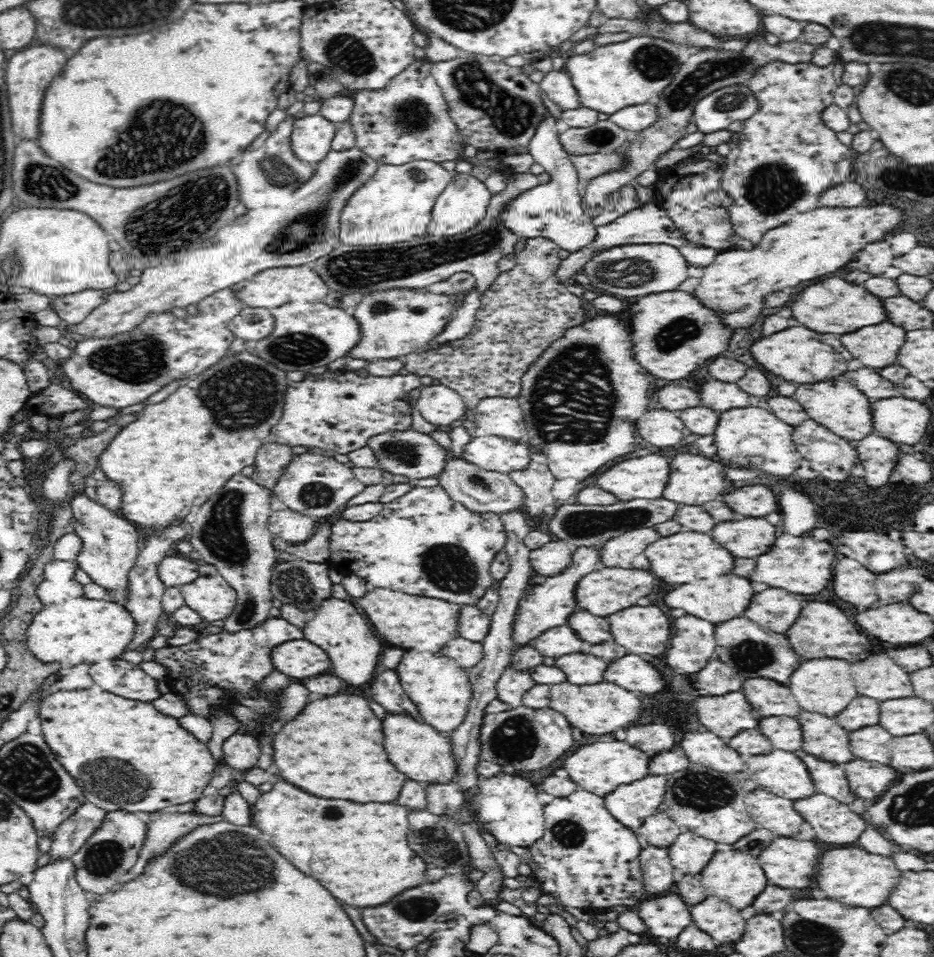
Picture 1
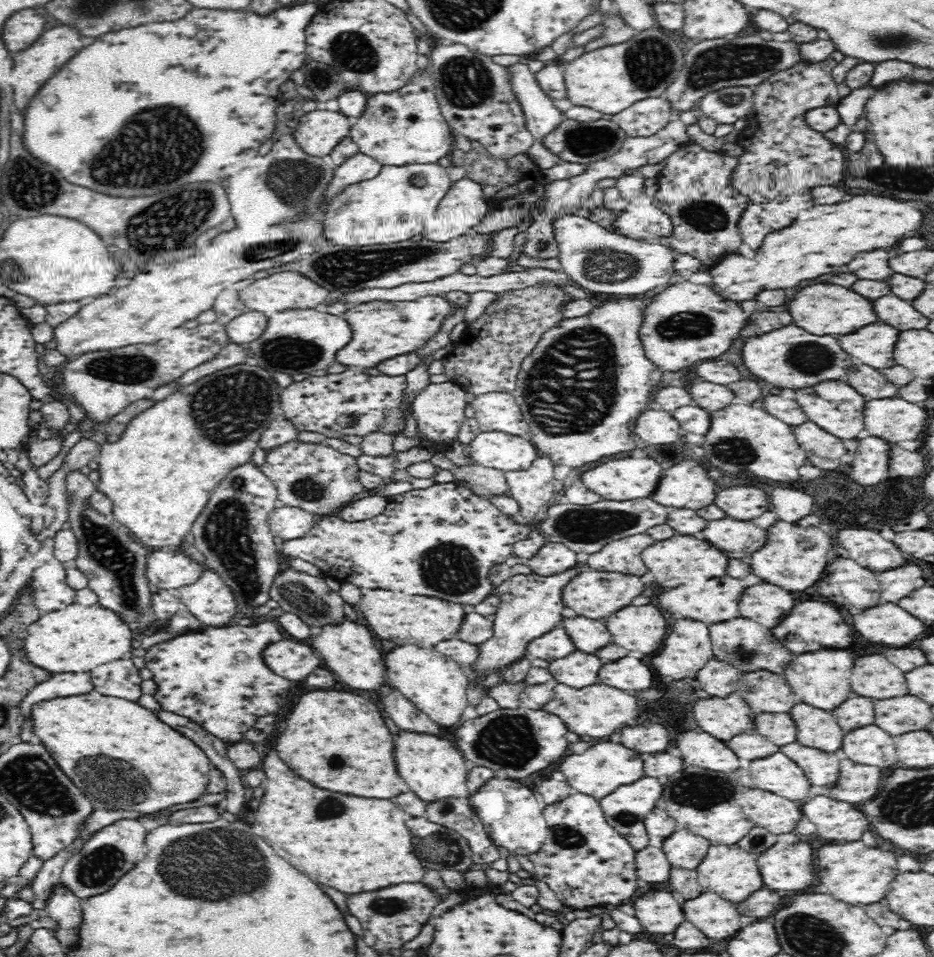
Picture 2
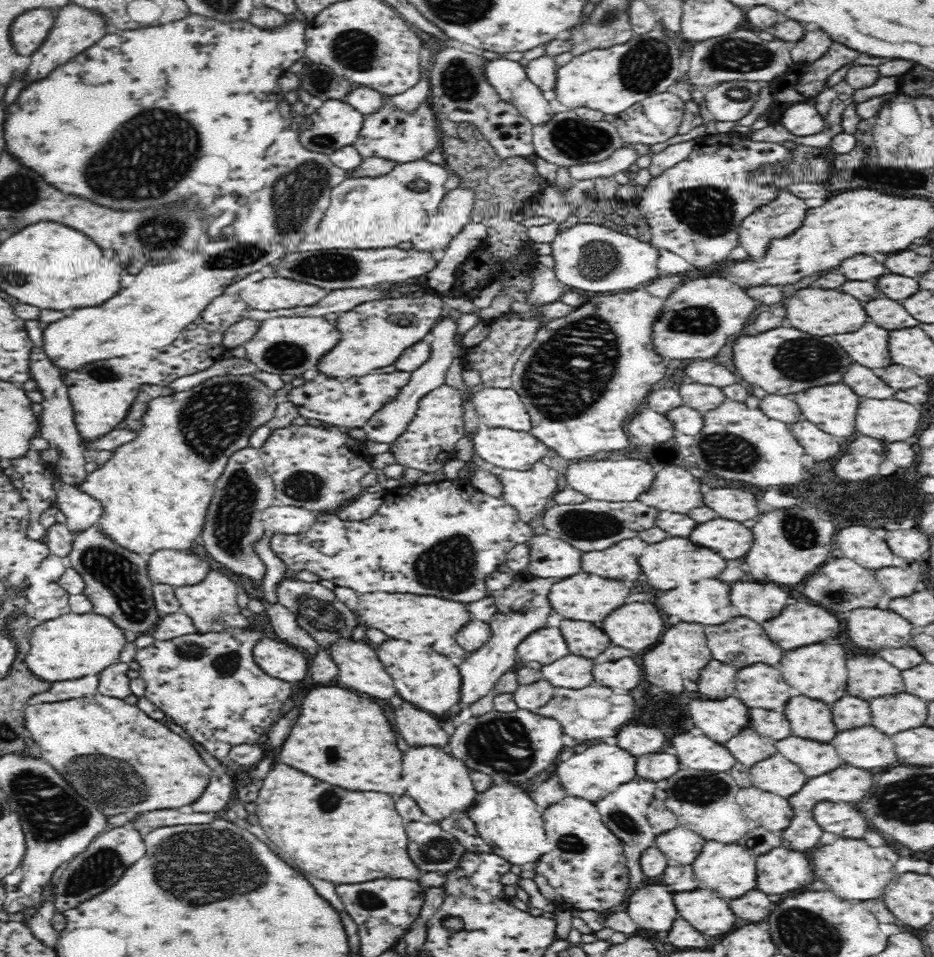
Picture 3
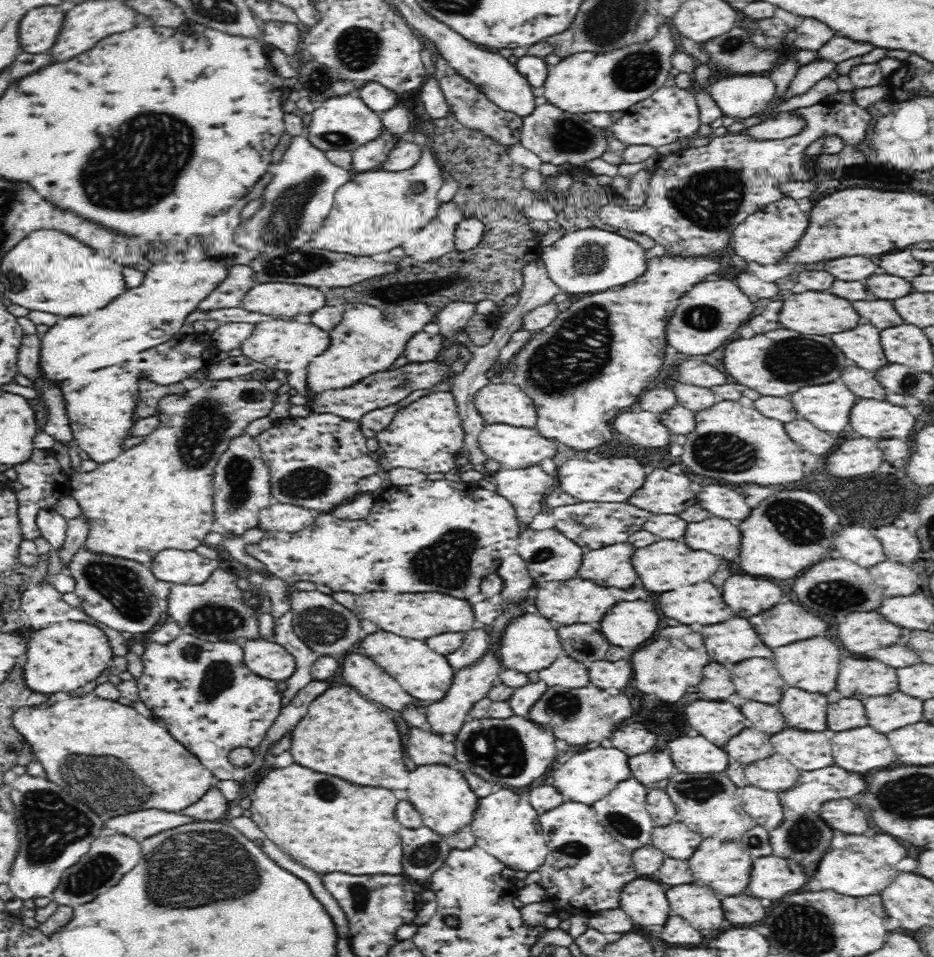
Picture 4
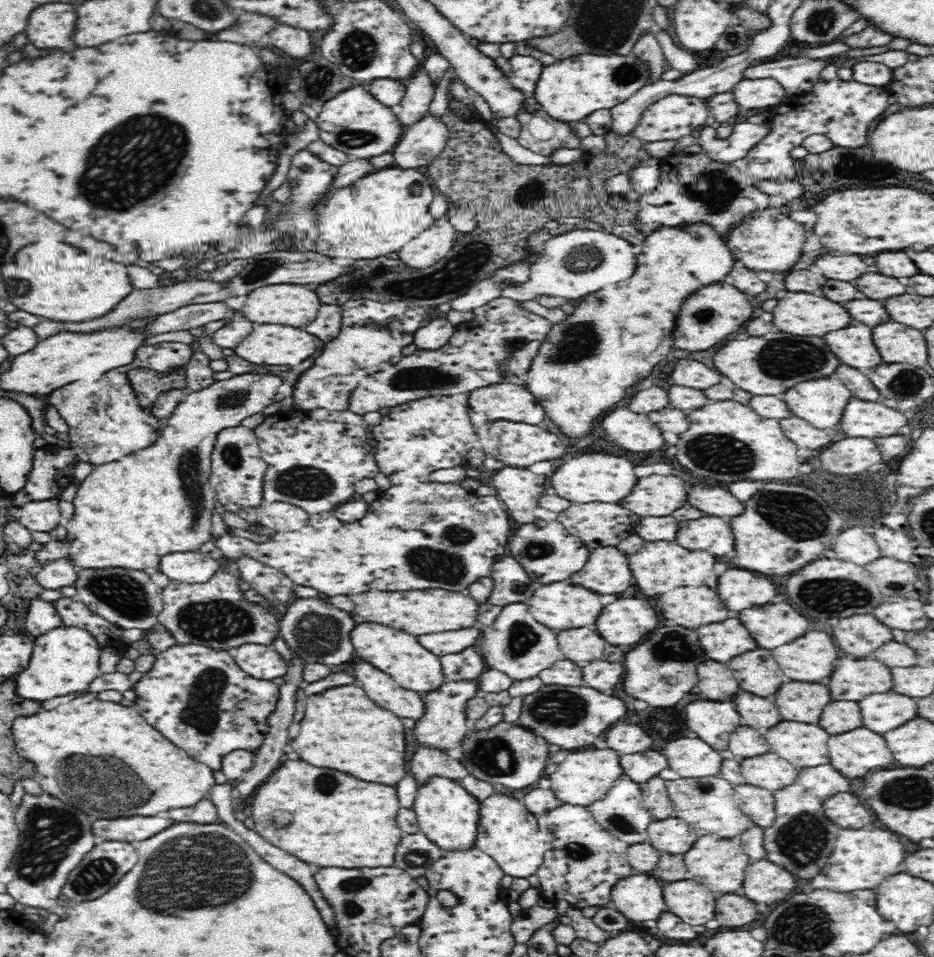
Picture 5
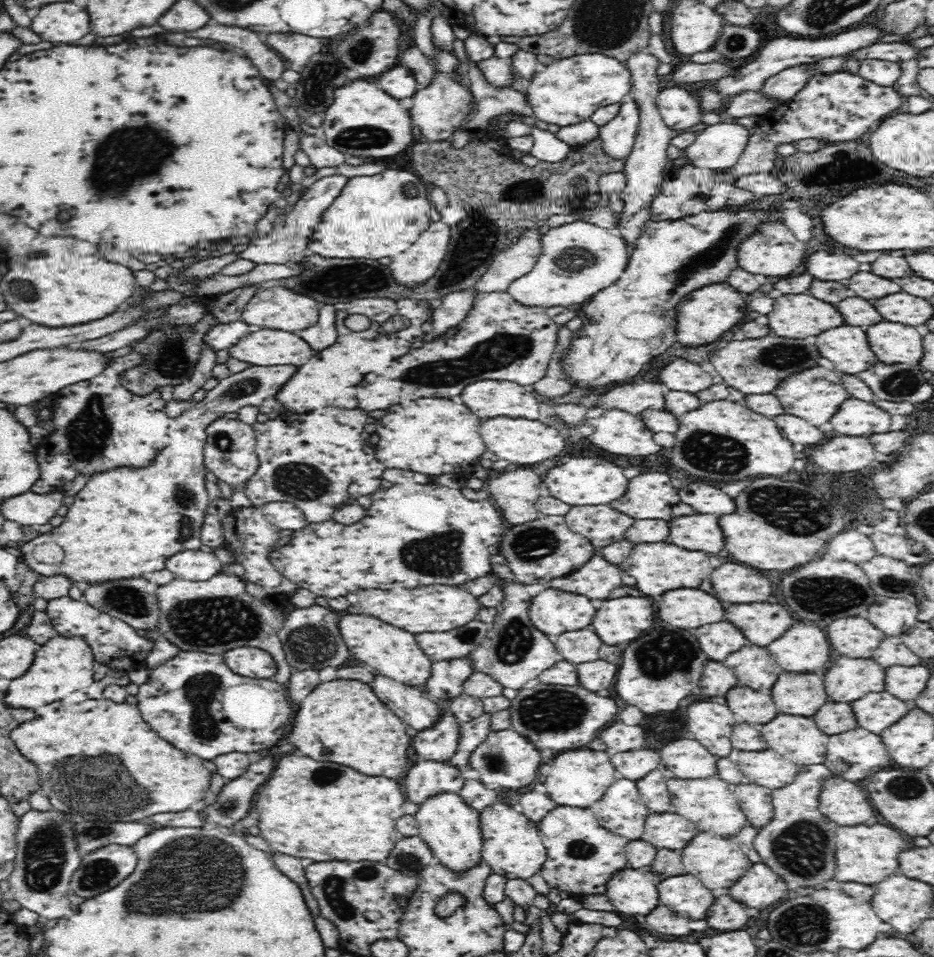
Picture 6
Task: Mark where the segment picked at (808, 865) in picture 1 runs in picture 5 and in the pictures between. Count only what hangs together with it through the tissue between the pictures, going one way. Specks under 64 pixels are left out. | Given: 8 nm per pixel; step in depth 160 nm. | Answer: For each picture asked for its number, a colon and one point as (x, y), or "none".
2: (790, 867)
3: (782, 870)
4: (774, 876)
5: (767, 882)

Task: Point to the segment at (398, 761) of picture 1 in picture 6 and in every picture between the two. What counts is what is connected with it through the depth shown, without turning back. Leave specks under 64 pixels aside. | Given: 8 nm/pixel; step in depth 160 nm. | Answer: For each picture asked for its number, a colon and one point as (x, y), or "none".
2: (433, 766)
3: (440, 783)
4: (441, 793)
5: (448, 814)
6: (452, 828)

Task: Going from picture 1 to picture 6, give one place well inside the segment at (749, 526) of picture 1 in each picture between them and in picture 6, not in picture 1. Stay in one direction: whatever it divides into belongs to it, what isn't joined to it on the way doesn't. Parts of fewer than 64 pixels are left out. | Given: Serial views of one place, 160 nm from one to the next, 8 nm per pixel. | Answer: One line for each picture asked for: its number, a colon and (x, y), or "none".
2: (738, 539)
3: (730, 539)
4: (718, 536)
5: (714, 535)
6: (702, 532)

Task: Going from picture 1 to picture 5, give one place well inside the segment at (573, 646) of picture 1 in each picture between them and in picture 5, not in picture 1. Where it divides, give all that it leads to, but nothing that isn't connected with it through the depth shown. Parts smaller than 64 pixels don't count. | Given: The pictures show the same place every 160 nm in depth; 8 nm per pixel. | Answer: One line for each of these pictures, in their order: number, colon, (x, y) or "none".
2: (556, 643)
3: (547, 645)
4: (531, 643)
5: (517, 644)

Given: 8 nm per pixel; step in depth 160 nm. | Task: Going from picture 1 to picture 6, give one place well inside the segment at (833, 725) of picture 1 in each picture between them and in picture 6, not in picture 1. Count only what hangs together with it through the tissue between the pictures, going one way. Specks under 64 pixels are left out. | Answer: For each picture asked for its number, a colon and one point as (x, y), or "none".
2: (816, 728)
3: (810, 720)
4: (802, 711)
5: (796, 703)
6: (803, 695)

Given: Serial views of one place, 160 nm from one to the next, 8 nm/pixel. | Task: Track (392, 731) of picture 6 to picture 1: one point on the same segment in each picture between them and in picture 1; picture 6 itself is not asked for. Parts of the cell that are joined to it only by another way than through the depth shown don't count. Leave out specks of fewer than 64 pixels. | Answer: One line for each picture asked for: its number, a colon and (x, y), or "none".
1: (328, 751)
2: (337, 741)
3: (341, 738)
4: (344, 735)
5: (343, 730)

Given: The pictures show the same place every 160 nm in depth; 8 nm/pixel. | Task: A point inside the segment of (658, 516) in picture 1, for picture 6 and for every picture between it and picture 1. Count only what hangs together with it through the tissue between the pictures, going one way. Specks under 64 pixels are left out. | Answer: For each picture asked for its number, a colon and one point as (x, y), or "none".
2: (586, 529)
3: (592, 525)
4: (591, 525)
5: (596, 524)
6: (602, 525)

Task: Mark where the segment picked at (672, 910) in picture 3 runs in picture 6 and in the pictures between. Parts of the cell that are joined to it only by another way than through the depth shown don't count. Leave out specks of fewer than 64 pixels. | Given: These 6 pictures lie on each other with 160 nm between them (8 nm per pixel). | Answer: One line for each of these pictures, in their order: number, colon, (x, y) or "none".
4: (643, 900)
5: (639, 897)
6: (634, 892)

